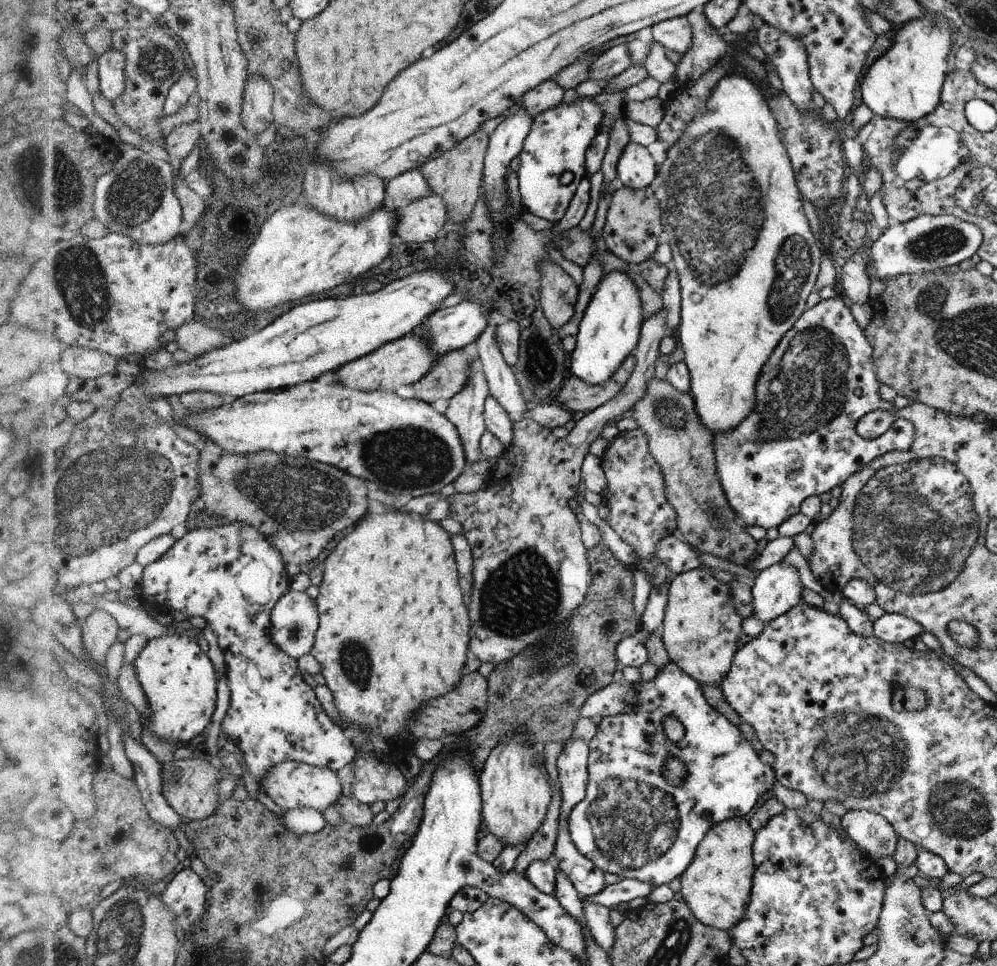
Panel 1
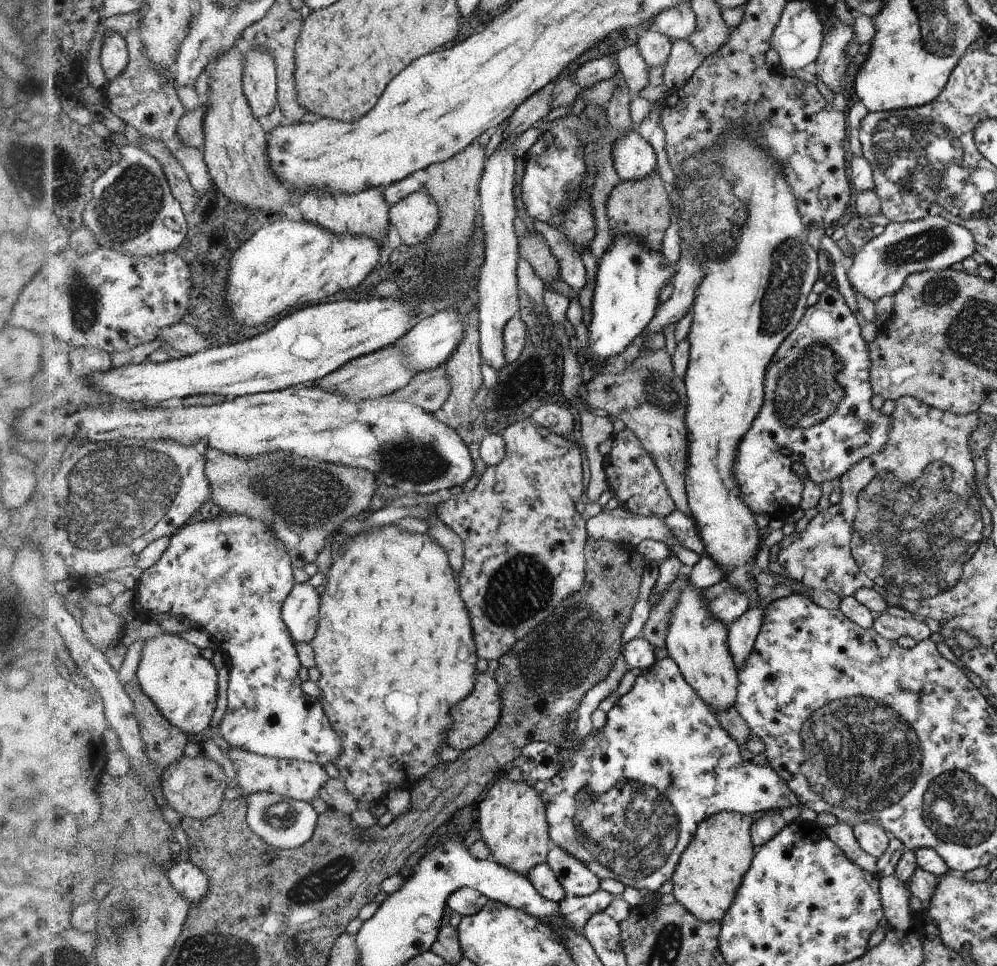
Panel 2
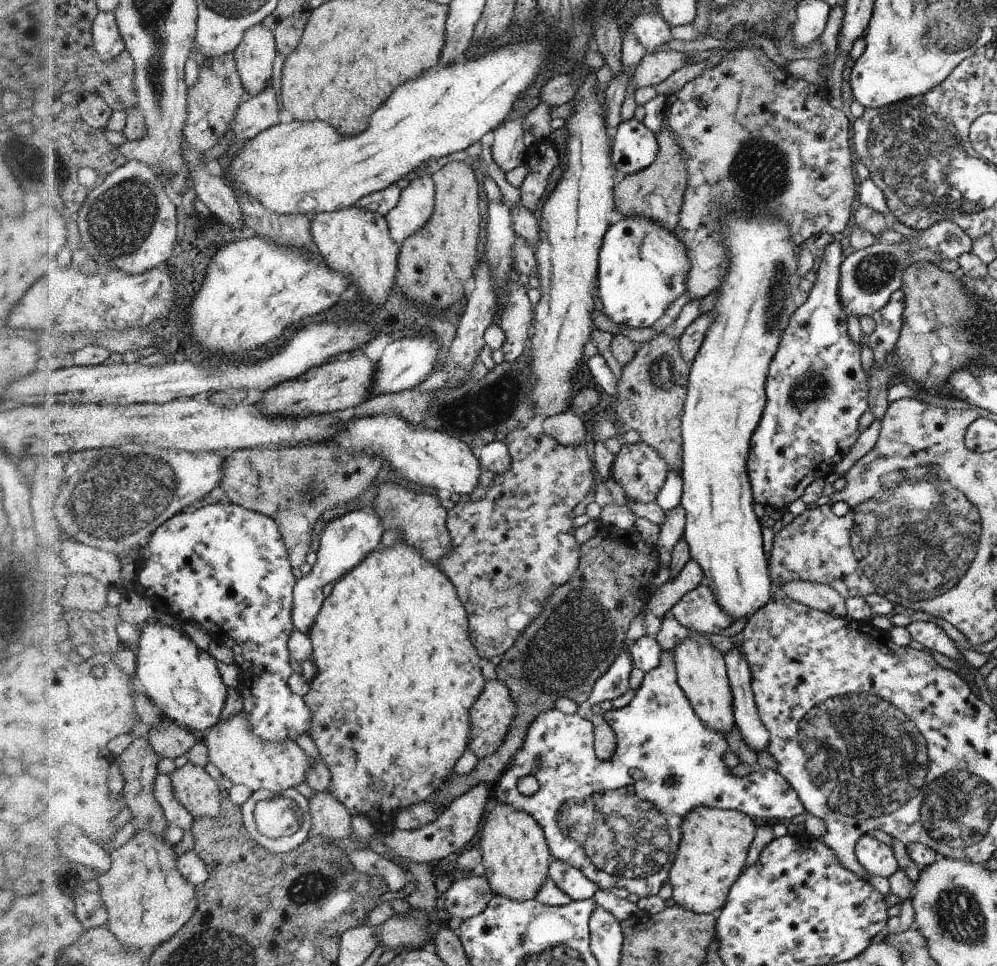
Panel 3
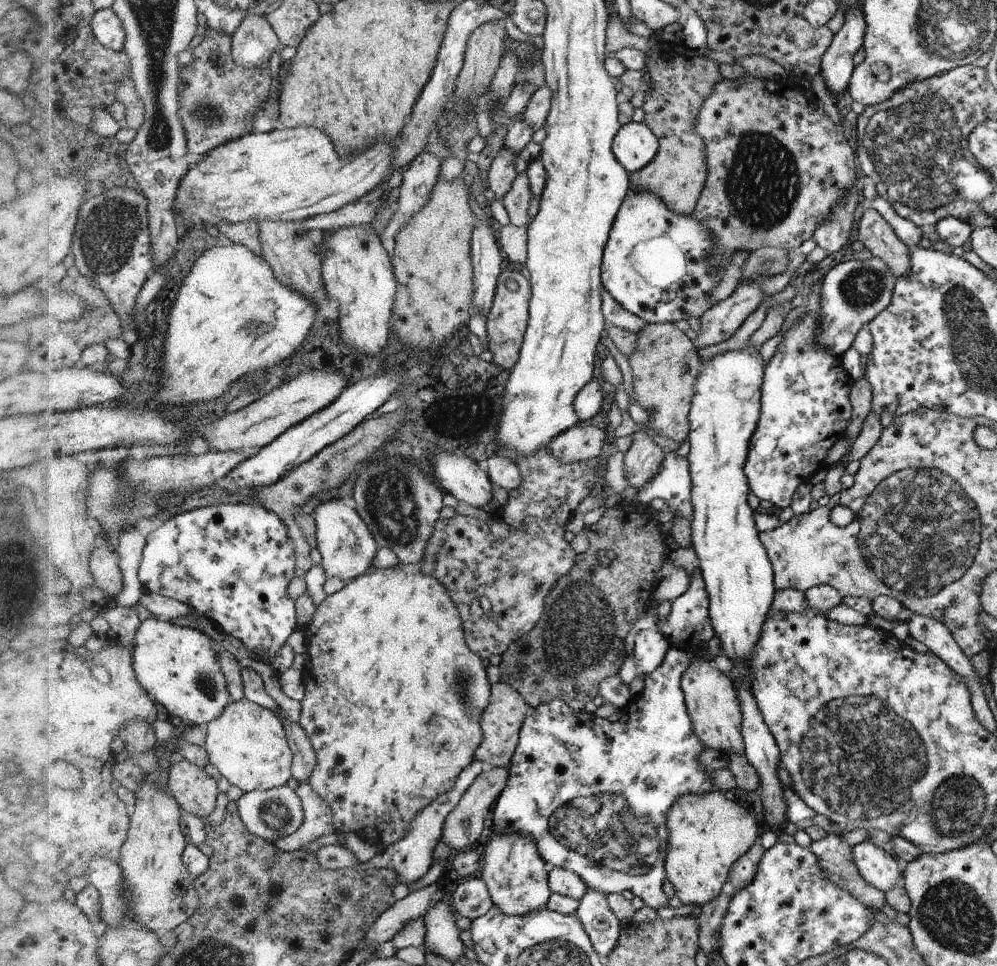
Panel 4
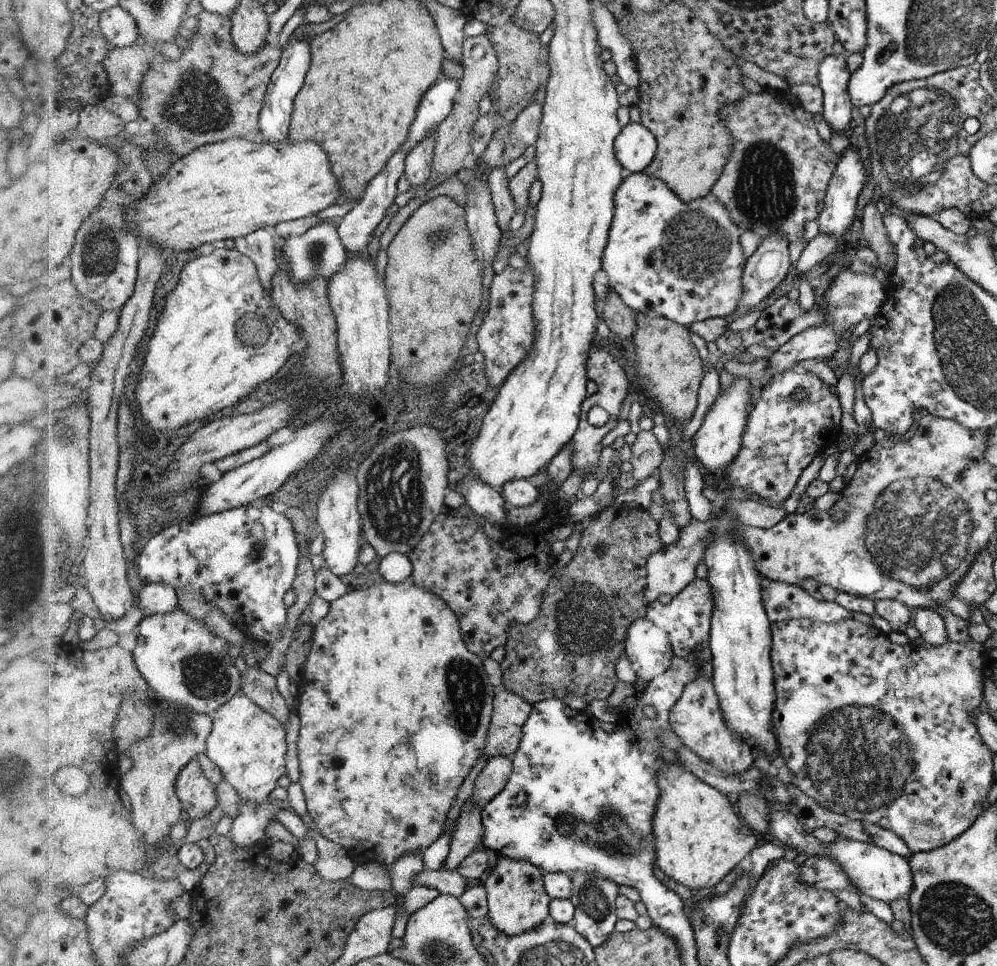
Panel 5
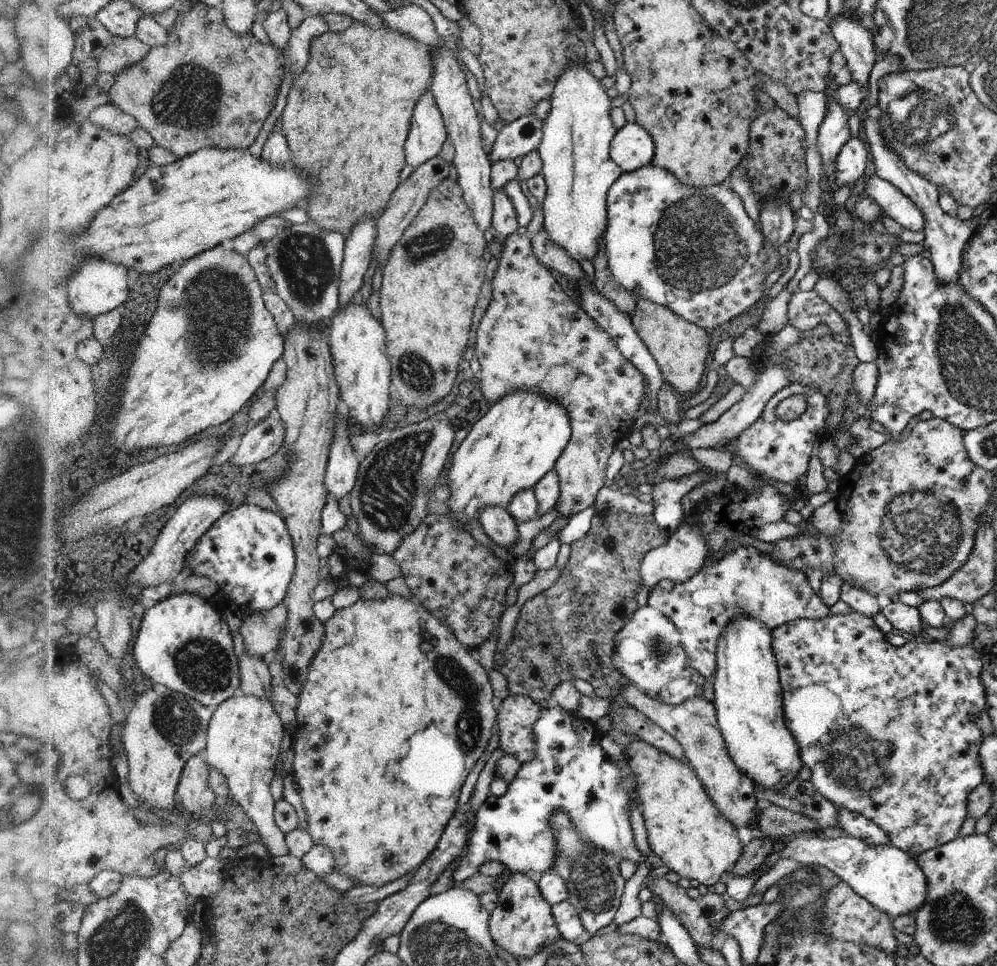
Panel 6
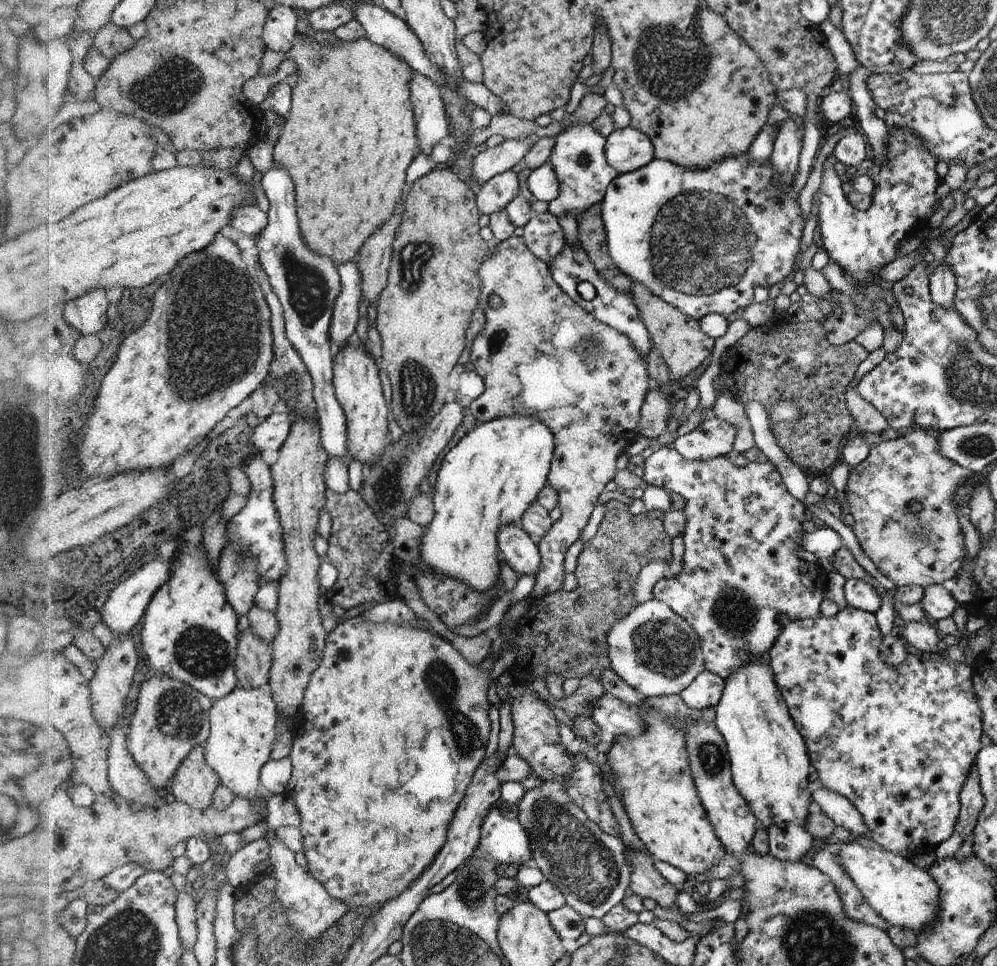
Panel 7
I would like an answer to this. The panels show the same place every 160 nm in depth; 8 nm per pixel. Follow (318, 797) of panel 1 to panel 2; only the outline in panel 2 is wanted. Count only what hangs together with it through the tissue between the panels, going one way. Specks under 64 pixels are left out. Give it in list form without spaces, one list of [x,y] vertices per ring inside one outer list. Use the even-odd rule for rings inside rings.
[[[222,742],[226,755],[239,769],[239,783],[246,795],[251,796],[260,792],[274,792],[284,796],[285,800],[290,802],[307,802],[311,804],[312,800],[318,798],[320,791],[323,790],[324,782],[328,778],[325,768],[314,762],[300,760],[280,760],[268,756],[260,756],[254,752],[246,752],[240,748],[234,748]]]

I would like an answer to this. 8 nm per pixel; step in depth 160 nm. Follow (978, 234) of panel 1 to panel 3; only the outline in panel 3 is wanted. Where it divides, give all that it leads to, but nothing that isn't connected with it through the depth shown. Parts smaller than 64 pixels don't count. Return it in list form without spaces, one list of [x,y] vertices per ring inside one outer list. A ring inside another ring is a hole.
[[[943,220],[926,230],[919,231],[921,236],[918,238],[907,238],[909,242],[906,243],[887,243],[885,241],[876,241],[873,245],[859,251],[854,251],[848,256],[843,262],[842,266],[842,280],[839,284],[839,296],[843,300],[843,307],[848,308],[849,316],[854,314],[859,319],[862,317],[871,317],[878,312],[881,308],[884,308],[896,291],[898,291],[903,286],[903,276],[906,272],[906,268],[912,266],[916,261],[928,261],[933,263],[933,261],[943,260],[948,258],[948,260],[956,260],[960,255],[964,253],[970,253],[974,244],[974,240],[966,235],[964,231],[955,222],[949,220]]]

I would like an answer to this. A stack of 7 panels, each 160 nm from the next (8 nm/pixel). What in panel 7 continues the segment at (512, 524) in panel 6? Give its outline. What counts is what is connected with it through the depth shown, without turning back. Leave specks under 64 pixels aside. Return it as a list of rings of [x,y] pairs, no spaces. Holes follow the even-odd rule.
[[[518,524],[500,527],[498,534],[501,558],[519,576],[536,576],[543,567],[543,557],[539,545],[522,526]]]

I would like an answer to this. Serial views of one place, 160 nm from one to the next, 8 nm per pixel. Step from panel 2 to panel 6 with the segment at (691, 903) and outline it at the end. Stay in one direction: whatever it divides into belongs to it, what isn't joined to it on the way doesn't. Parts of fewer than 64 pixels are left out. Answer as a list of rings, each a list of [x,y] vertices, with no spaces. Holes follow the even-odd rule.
[[[640,740],[623,747],[623,758],[628,760],[632,772],[636,774],[636,780],[639,781],[639,809],[647,830],[649,847],[664,863],[664,870],[672,870],[681,878],[688,878],[694,884],[704,884],[712,889],[716,882],[722,880],[724,874],[730,872],[742,854],[736,826],[720,812],[691,765]]]

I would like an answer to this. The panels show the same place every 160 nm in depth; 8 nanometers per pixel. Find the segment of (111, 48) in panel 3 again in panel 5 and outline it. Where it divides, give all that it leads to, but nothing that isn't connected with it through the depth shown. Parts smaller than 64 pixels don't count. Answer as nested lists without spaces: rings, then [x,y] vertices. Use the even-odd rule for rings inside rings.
[[[122,5],[101,13],[101,27],[116,47],[129,47],[142,41],[136,17]]]

